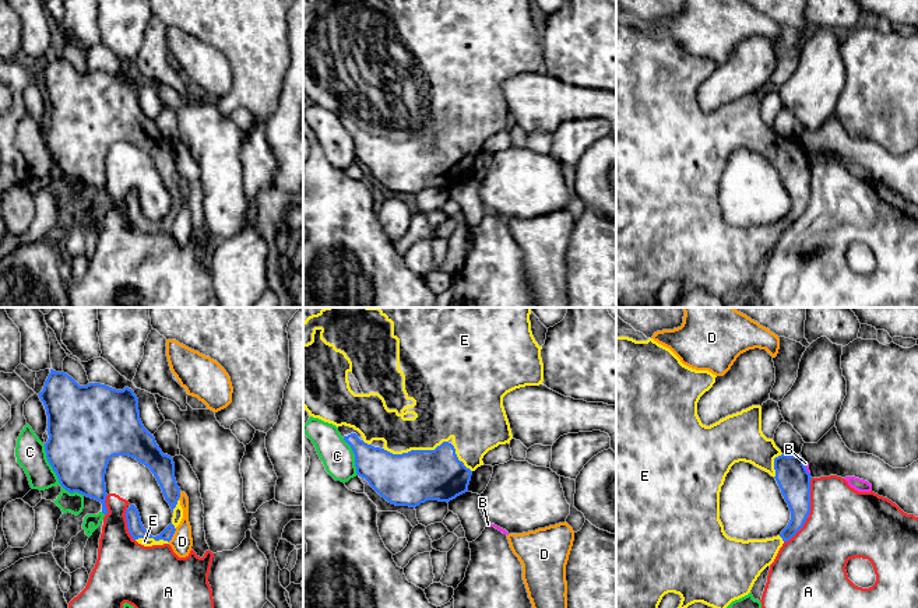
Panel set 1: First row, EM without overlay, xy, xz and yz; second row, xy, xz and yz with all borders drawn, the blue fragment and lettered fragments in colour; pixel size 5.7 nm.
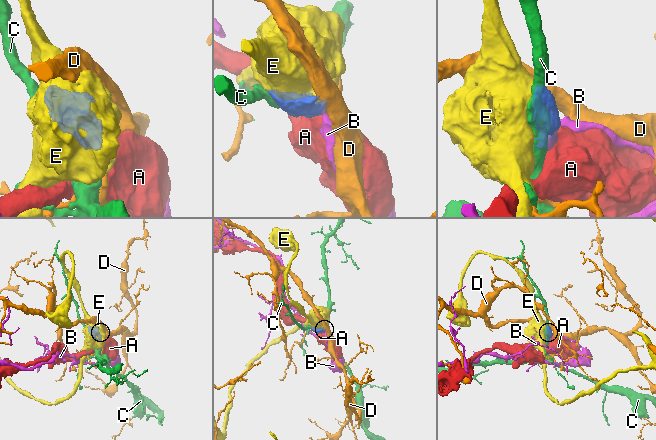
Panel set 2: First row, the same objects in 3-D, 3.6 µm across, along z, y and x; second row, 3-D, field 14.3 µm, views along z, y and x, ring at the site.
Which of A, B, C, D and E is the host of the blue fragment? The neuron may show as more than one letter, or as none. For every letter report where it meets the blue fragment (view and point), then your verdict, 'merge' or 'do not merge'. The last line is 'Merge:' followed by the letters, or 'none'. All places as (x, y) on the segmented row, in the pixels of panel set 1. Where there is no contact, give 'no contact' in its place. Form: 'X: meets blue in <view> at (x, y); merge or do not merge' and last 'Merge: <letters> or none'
A: meets blue in yz at (809, 512); do not merge
B: meets blue in yz at (805, 467); do not merge
C: meets blue in xy at (57, 477); do not merge
D: meets blue in xy at (172, 536); do not merge
E: meets blue in xz at (415, 450); merge
Merge: E

